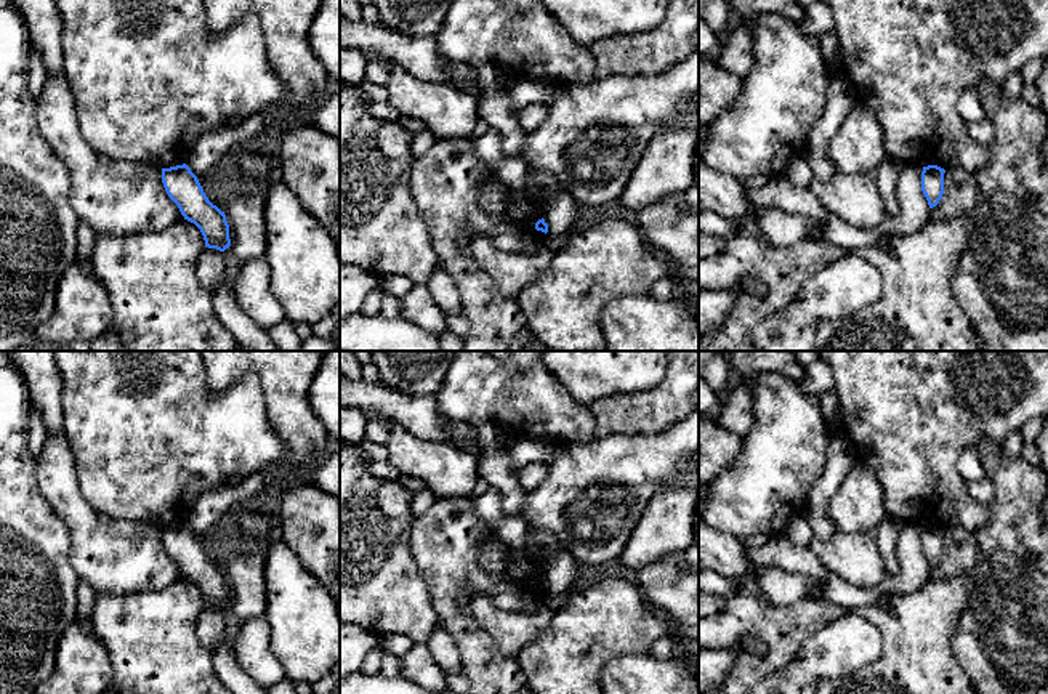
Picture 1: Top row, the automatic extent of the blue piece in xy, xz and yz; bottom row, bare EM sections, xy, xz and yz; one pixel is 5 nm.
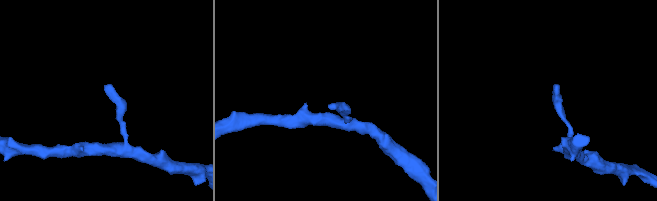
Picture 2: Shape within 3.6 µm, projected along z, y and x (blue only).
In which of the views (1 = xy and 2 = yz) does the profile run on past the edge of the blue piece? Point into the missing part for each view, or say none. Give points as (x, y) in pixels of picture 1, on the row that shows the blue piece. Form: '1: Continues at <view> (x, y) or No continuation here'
1: No continuation here
2: No continuation here

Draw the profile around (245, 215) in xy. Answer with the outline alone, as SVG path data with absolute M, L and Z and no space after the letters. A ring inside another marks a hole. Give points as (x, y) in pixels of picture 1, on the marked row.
M250 194L232 199L224 210L229 224L229 248L244 263L266 253L264 205L264 196Z

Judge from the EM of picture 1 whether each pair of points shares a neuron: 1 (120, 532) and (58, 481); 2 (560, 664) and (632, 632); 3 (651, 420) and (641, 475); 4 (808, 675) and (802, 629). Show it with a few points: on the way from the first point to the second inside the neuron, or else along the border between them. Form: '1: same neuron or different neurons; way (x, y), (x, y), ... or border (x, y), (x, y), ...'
1: same neuron; way (103, 532), (66, 499)
2: same neuron; way (577, 646), (592, 632), (614, 632)
3: different neurons; border (681, 419), (651, 435), (609, 435)
4: different neurons; border (832, 621), (805, 643), (797, 657), (776, 670)

